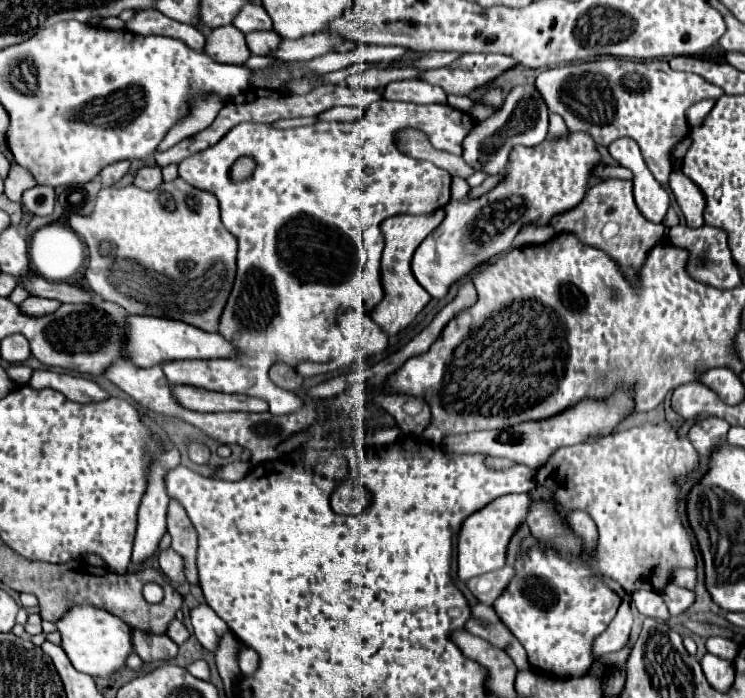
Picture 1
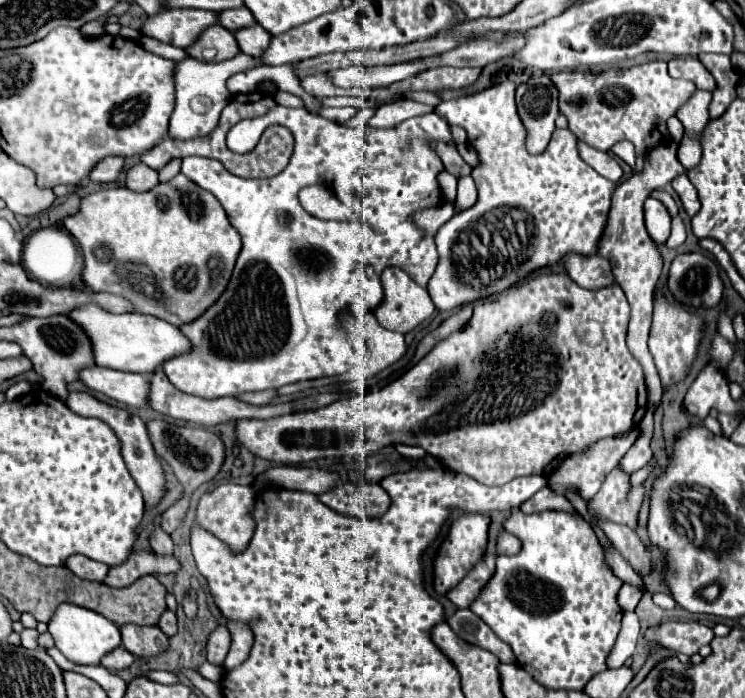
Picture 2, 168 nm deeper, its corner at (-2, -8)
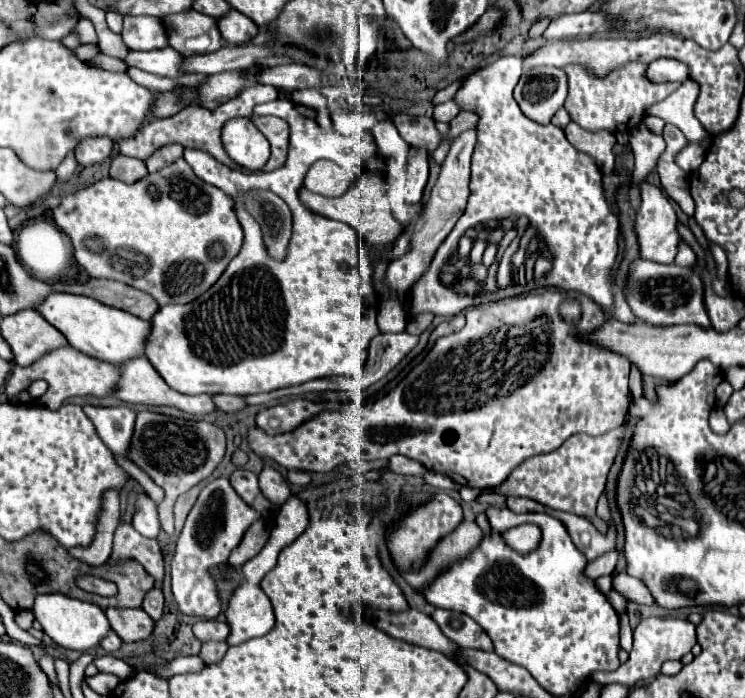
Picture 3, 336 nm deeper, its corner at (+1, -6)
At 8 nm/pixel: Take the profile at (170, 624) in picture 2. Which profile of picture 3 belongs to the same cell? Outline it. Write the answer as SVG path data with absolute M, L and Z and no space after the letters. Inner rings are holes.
M158 587L150 589L150 591L144 595L142 609L144 609L154 621L158 621L158 619L162 617L162 613L164 613L164 595L162 595L162 591L160 591Z

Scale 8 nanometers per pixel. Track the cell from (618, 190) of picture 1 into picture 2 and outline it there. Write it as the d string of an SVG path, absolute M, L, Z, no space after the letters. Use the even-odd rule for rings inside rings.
M661 145L655 147L651 153L647 153L645 169L643 173L637 173L629 177L627 181L619 183L611 197L611 211L607 213L607 227L603 229L603 235L599 239L599 251L597 255L611 261L615 281L625 291L629 307L631 307L631 319L629 319L629 333L627 333L627 347L633 353L633 357L643 365L645 382L647 385L647 413L654 416L654 411L660 405L663 387L653 363L653 357L647 349L647 337L651 327L651 313L653 313L653 291L661 277L663 269L663 257L659 251L659 245L653 243L653 239L647 235L645 223L643 223L643 201L649 197L653 189L659 189L667 183L671 183L677 175L685 173L685 167L677 159L677 145Z

